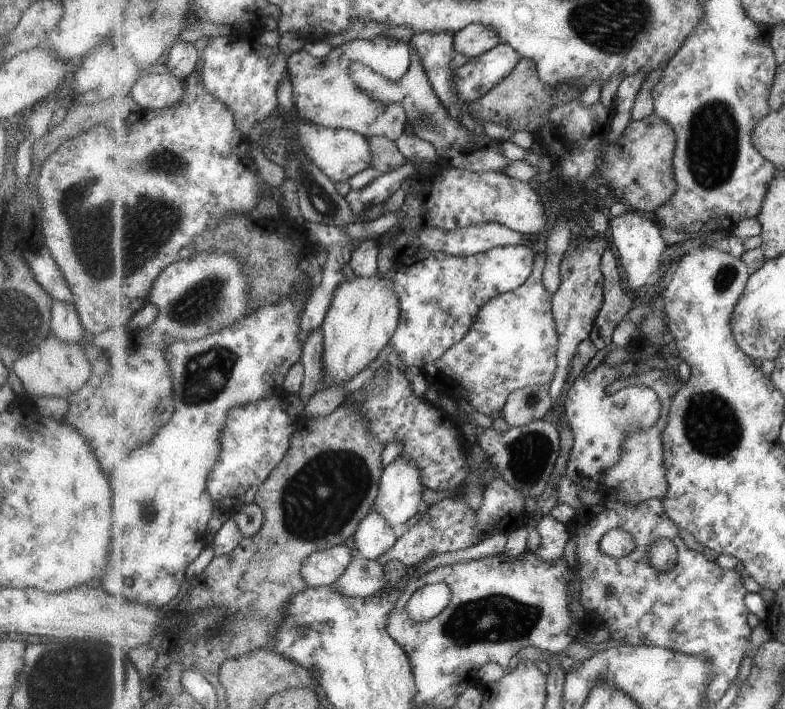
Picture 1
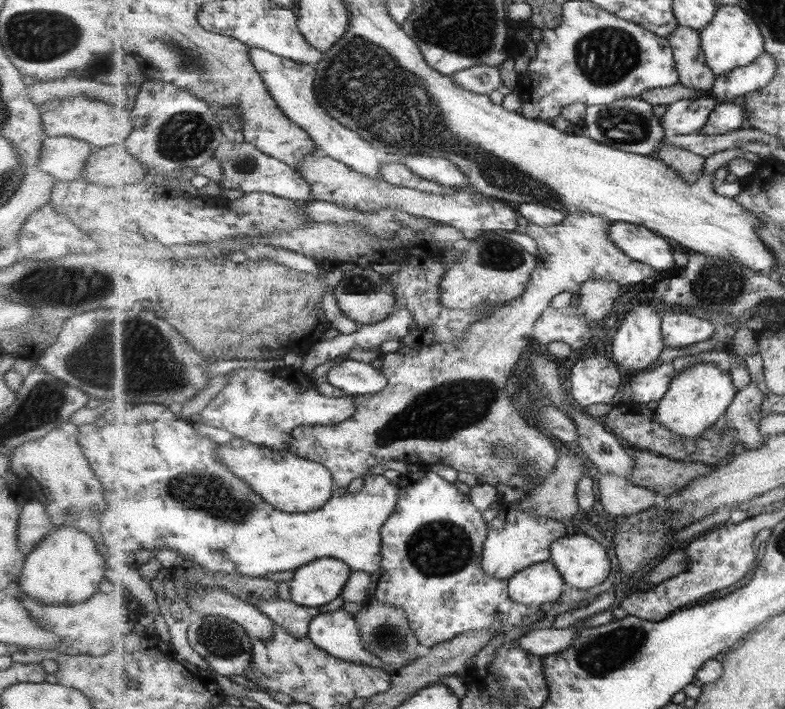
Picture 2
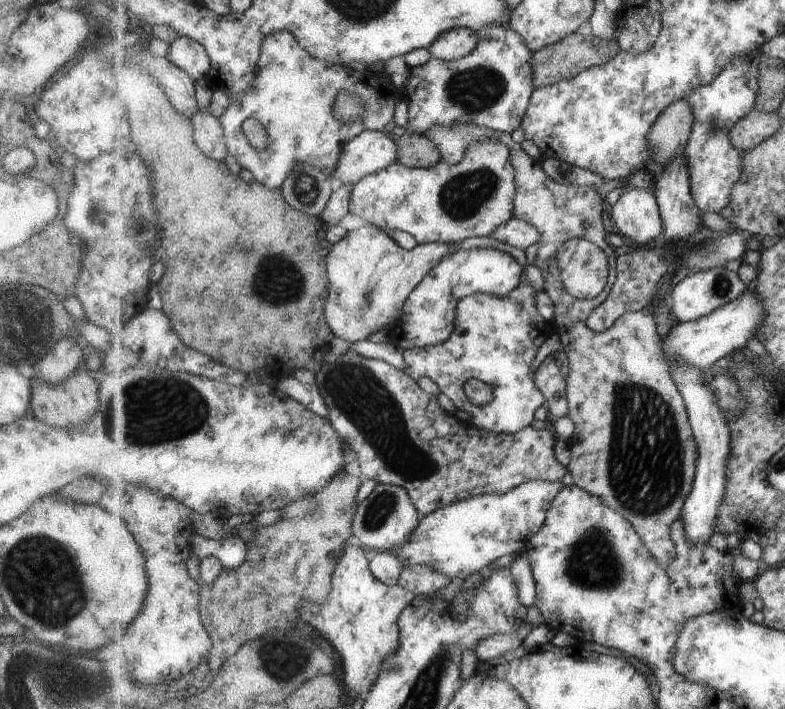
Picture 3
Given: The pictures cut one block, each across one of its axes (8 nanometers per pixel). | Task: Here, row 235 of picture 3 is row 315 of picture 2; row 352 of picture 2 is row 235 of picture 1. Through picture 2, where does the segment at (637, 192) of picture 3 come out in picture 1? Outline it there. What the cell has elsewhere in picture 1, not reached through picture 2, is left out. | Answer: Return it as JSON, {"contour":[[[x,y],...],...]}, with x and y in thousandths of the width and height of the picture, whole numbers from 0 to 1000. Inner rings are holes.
{"contour":[[[800,295],[791,305],[781,305],[776,312],[781,346],[789,355],[790,372],[794,372],[795,388],[799,389],[800,406],[806,412],[814,406],[823,406],[842,378],[845,355],[850,344],[842,333],[842,316],[832,303],[819,302]]]}

